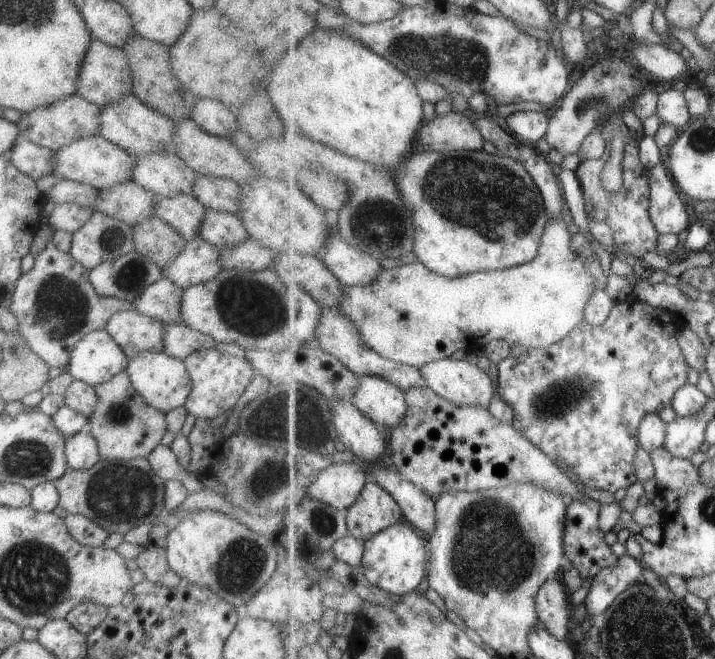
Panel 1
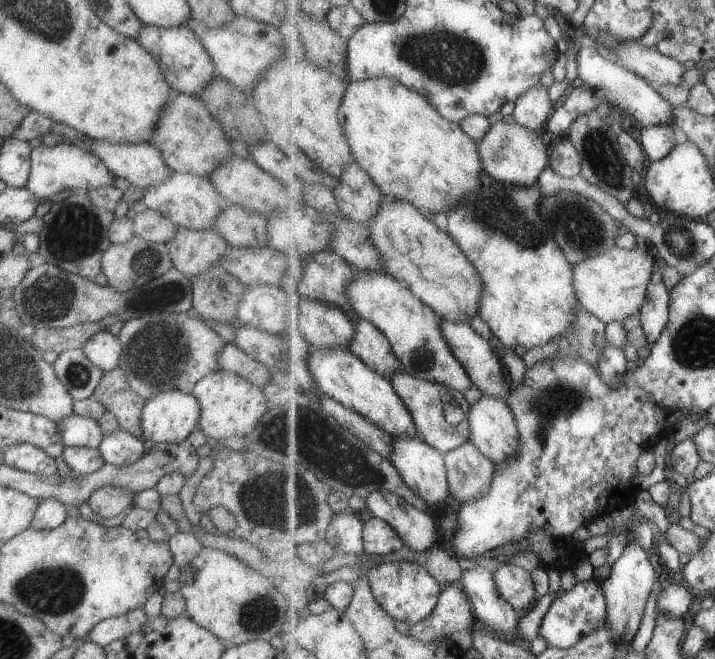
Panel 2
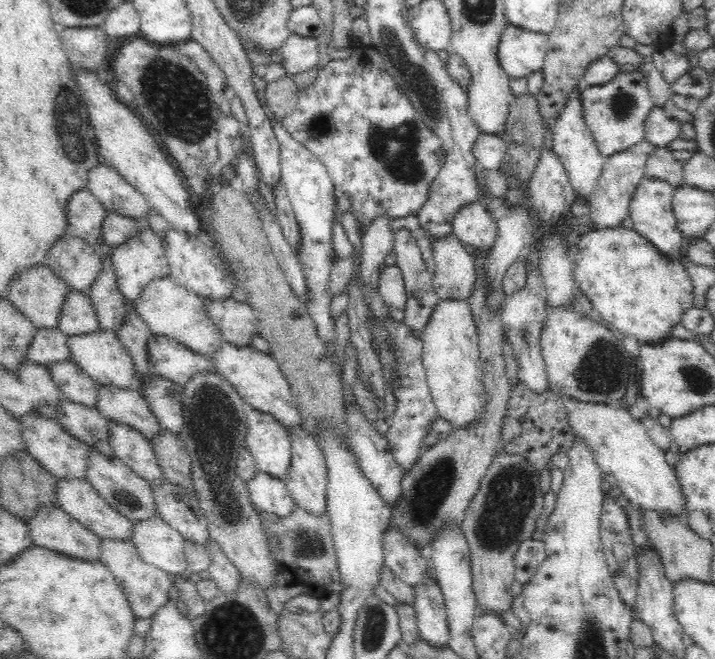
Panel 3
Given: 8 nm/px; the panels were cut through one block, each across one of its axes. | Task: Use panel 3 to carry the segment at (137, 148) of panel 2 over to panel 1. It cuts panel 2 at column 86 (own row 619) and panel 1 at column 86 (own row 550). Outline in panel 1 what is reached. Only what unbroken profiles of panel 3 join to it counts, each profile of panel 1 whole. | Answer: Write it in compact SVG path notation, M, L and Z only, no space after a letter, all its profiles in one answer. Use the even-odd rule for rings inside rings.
M75 94L63 97L52 105L35 107L31 112L21 113L16 125L21 137L55 153L74 140L97 135L100 125L100 110L101 108L98 106Z

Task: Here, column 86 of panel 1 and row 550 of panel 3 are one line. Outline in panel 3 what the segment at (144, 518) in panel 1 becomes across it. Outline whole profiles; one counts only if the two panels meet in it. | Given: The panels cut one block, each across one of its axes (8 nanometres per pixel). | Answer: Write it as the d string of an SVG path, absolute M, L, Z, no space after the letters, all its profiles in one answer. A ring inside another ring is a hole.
M500 450L493 460L466 509L460 529L468 543L472 588L478 611L502 619L502 614L510 611L513 603L510 588L515 580L516 551L519 544L532 539L545 500L540 489L540 475L529 466L526 458Z

